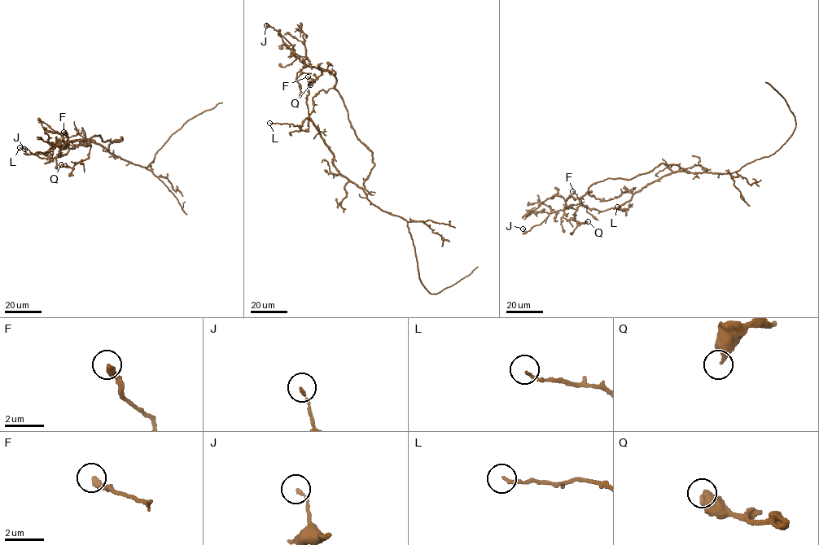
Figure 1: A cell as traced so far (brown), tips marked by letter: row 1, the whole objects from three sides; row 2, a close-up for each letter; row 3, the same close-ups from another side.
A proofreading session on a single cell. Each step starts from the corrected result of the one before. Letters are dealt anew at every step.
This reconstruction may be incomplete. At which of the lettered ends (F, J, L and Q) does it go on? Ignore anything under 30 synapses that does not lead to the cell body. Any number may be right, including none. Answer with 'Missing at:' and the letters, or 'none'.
Missing at: none

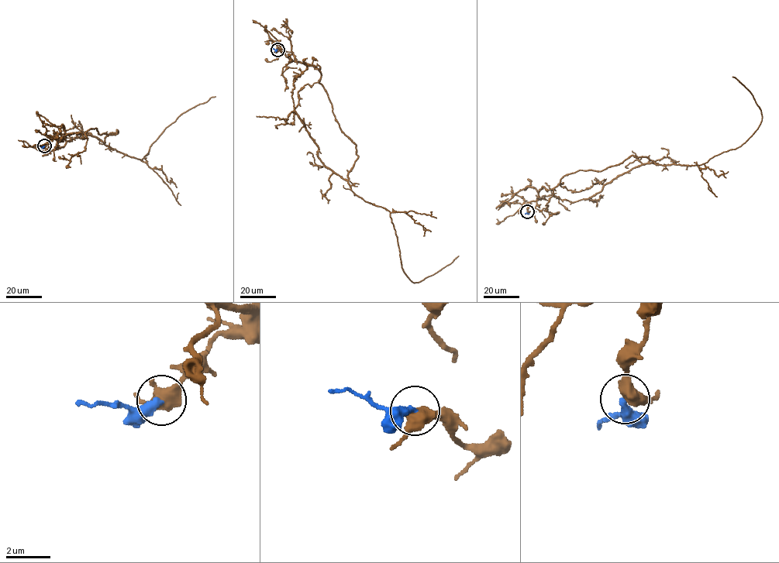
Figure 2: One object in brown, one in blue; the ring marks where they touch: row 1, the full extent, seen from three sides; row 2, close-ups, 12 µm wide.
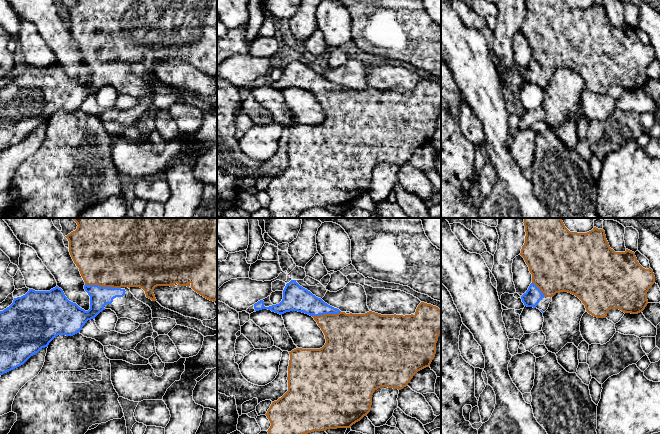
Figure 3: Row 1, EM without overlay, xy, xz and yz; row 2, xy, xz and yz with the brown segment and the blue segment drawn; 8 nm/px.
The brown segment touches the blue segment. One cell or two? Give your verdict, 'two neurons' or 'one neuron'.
one neuron

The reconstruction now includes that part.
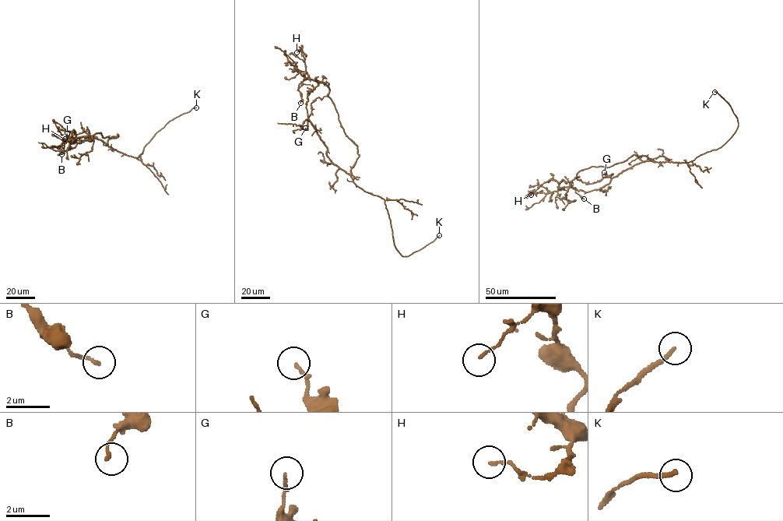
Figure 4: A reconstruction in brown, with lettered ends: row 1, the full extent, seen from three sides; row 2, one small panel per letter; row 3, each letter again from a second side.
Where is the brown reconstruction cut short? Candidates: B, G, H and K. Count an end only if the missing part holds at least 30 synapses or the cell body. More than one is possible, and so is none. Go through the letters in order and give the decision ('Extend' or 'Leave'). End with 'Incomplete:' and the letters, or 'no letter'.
B: Leave
G: Leave
H: Leave
K: Extend
Incomplete: K

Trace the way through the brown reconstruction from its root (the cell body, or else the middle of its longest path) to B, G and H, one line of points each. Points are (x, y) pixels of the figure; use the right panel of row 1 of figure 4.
B: (649, 158), (633, 154), (609, 167), (582, 169), (573, 180), (559, 184), (559, 189), (572, 187), (584, 198)
G: (649, 158), (633, 154), (609, 167), (582, 169), (576, 177), (591, 184), (605, 177), (604, 172)
H: (649, 158), (633, 154), (609, 167), (591, 166), (580, 170), (569, 181), (544, 182), (528, 195), (531, 195)

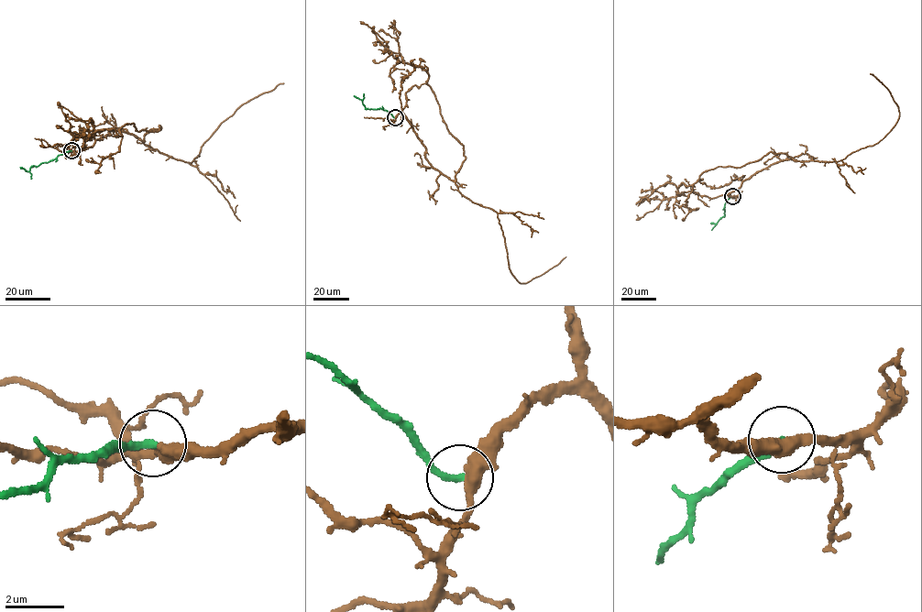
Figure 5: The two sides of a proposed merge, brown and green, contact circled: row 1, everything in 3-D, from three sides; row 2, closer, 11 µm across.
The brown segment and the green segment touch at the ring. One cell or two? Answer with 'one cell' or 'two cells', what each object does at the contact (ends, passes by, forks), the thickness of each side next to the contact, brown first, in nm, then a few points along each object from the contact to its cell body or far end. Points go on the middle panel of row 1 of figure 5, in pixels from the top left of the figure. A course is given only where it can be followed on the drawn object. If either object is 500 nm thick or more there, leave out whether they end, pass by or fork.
one cell; brown passes by; green ends there; 440 nm thick on the brown side, 240 nm on the other; brown runs (395, 117), (403, 114), (426, 158), (455, 180), (464, 147), (447, 127), (428, 72), (398, 62), (360, 23); green runs (395, 117), (382, 109), (367, 108), (362, 100), (354, 95)

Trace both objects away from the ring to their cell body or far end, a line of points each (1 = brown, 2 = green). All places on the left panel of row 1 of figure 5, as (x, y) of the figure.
1: (72, 150), (110, 130), (143, 141), (160, 127), (40, 140)
2: (72, 150), (32, 166), (29, 171), (19, 167)

